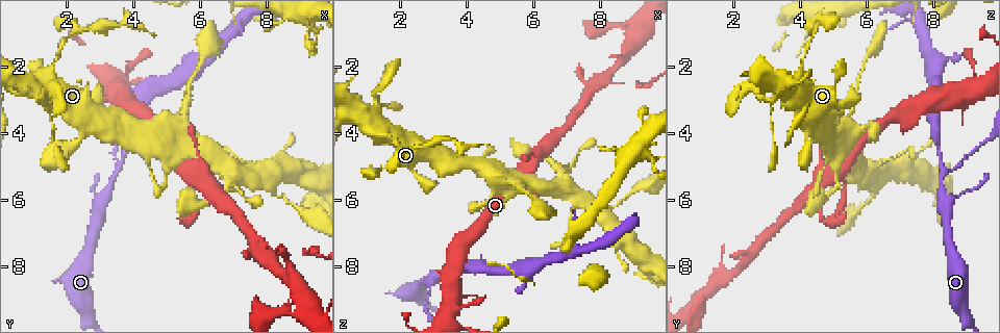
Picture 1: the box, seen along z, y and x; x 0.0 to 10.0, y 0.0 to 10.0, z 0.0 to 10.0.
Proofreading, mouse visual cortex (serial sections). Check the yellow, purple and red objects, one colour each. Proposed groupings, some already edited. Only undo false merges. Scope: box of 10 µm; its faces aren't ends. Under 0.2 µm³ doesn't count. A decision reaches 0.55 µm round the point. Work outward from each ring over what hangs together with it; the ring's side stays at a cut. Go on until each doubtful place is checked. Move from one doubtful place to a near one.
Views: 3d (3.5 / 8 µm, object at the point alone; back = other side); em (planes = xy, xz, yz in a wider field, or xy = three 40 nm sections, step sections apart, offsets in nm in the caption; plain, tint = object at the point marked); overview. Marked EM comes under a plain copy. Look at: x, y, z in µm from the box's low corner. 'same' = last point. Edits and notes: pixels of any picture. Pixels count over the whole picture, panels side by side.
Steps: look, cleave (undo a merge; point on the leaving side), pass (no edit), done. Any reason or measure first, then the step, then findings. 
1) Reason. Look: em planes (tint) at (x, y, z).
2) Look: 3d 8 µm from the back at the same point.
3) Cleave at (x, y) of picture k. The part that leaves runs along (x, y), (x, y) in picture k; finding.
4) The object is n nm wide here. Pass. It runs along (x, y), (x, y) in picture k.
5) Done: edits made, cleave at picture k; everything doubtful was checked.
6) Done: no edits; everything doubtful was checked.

Small branch off a trunk. Look: em xy step 3 (tint) at (7.90, 7.80, 2.55).

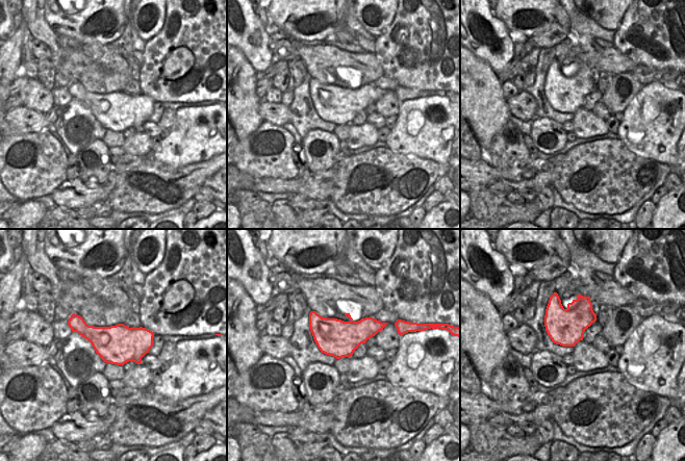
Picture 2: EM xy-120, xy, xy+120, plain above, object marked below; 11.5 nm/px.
Wider look. Look: 3d 3.5 µm at the same point.

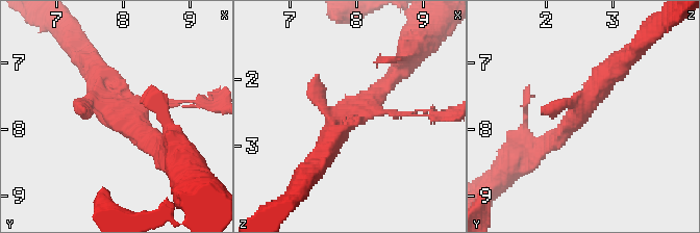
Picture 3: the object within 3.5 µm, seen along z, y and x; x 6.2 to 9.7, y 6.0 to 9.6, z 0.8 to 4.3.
Pass. It runs along (620, 65), (558, 138), (542, 145) in picture 3; continuous, no second cell.

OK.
A fork. Look: 3d 8 µm at (3.45, 5.25, 8.25).

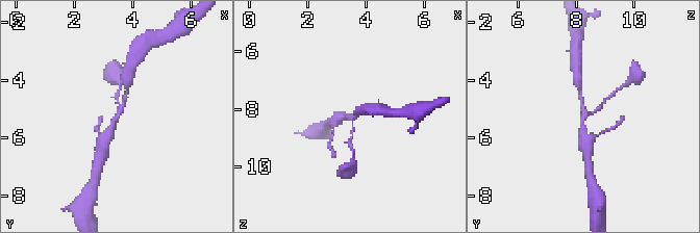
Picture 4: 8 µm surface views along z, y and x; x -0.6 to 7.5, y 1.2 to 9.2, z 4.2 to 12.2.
3 arms meet here; the arms are 150, 150, 350 nm wide. Look: em xy step 5 (tint) at the same point.

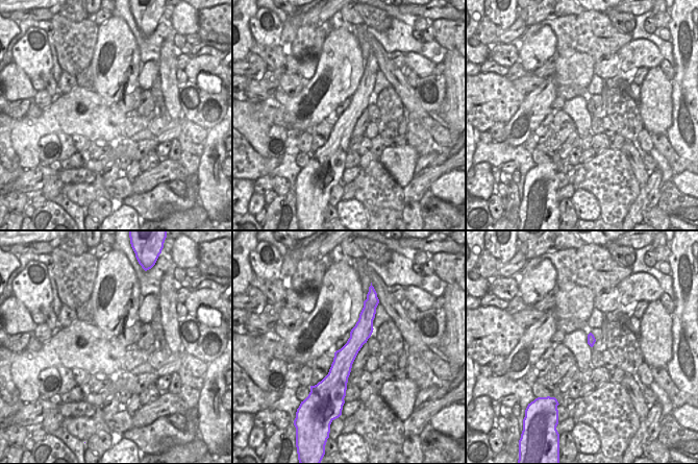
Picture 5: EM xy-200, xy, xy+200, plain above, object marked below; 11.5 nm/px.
Pass. It runs along (103, 143), (120, 113), (127, 88) in picture 4; all the same cell.

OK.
Three arms meet. Look: 3d 3.5 µm at (1.55, 2.20, 4.10).

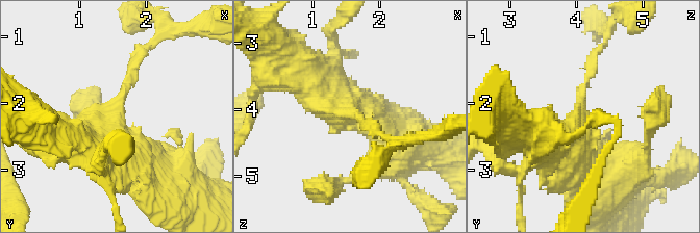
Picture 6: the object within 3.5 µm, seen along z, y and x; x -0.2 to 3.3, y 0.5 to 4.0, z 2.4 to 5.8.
3 arms meet here; the arms are 150, 450, 500 nm wide. Look: em xy step 2 (tint) at (1.55, 2.15, 4.10).

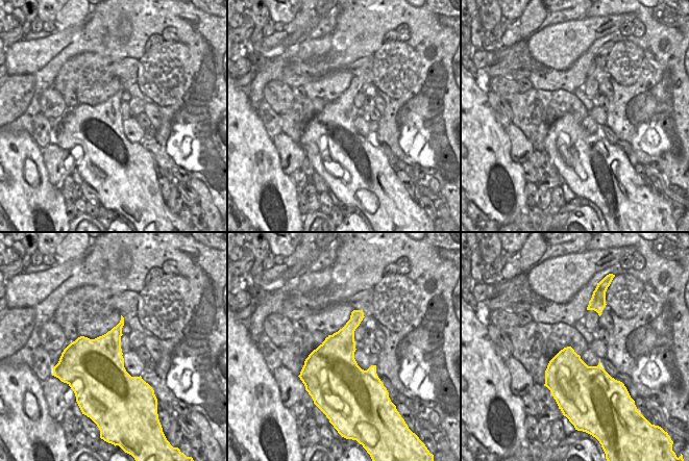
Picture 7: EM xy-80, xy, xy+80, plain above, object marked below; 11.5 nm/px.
Pass. It runs along (589, 163), (577, 131), (596, 51) in picture 6; continuous, no second cell.

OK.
Done: no edits; everything doubtful was checked.

